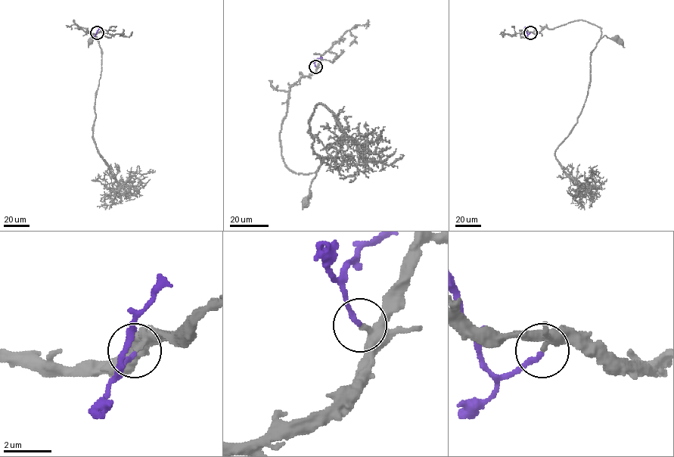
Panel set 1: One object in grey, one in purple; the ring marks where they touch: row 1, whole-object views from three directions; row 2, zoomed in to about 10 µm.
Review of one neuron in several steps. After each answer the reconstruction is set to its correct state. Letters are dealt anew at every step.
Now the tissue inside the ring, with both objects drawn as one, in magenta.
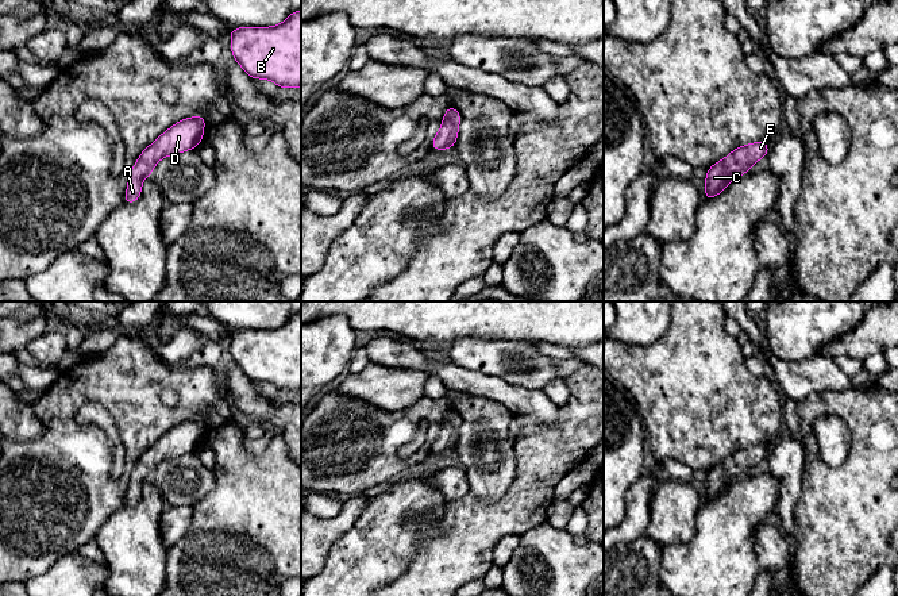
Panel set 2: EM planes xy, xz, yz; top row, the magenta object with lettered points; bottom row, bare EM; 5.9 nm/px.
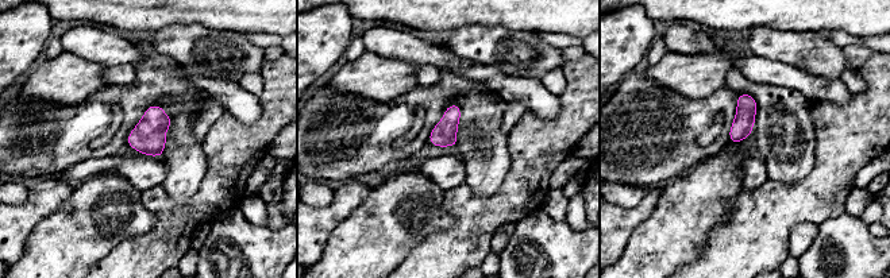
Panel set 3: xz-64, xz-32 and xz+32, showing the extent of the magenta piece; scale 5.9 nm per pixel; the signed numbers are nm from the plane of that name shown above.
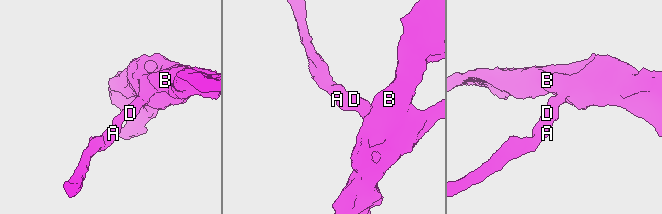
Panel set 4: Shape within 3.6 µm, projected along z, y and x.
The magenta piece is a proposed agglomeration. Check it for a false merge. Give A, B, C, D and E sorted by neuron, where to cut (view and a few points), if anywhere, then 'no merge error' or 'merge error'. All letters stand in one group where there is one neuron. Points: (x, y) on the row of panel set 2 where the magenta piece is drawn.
A B C D E; no cut; no merge error

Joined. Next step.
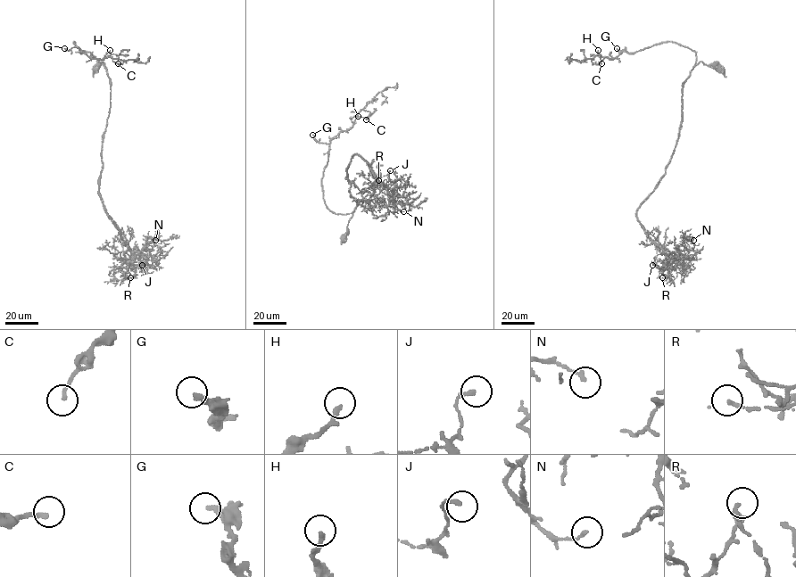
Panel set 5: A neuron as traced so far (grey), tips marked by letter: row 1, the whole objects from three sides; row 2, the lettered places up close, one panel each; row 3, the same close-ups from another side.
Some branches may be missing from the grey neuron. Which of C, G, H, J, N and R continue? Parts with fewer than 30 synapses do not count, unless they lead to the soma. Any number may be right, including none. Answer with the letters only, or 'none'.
G

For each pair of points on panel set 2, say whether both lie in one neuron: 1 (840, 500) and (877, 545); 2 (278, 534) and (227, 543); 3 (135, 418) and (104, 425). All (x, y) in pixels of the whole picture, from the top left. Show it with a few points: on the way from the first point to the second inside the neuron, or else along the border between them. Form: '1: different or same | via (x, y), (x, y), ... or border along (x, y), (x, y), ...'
1: same | via (847, 511), (866, 534)
2: same | via (266, 534), (250, 534), (239, 543)
3: different | border along (91, 400), (100, 404), (110, 415), (122, 443)

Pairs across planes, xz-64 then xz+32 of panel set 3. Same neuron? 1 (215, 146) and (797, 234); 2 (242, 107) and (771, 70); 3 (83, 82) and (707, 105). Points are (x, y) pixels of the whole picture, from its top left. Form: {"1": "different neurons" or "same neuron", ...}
{"1": "different neurons", "2": "same neuron", "3": "different neurons"}

